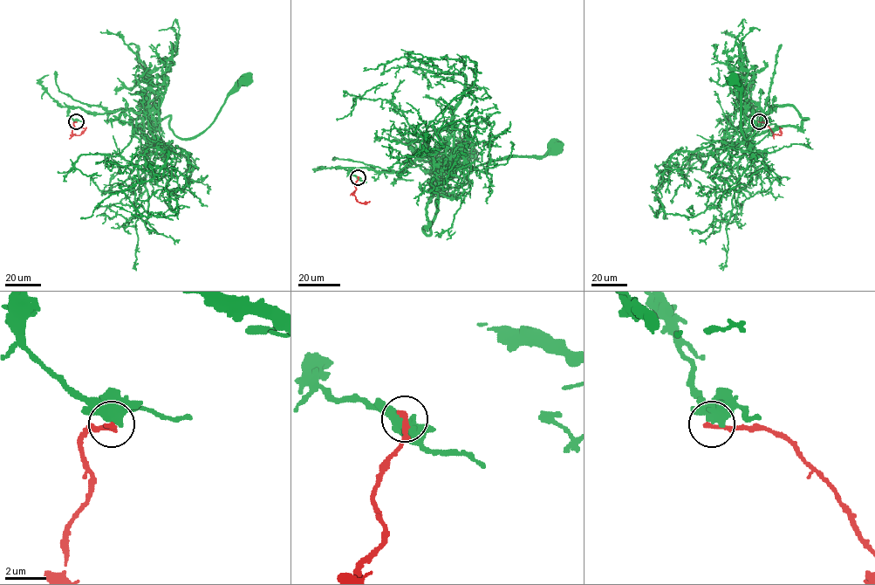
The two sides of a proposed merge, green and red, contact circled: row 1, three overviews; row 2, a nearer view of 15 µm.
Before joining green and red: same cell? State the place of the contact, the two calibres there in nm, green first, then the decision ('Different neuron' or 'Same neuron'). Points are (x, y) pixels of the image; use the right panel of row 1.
Place: (759, 121). Thickness 700 nm (green) against 260 nm. Different neuron

